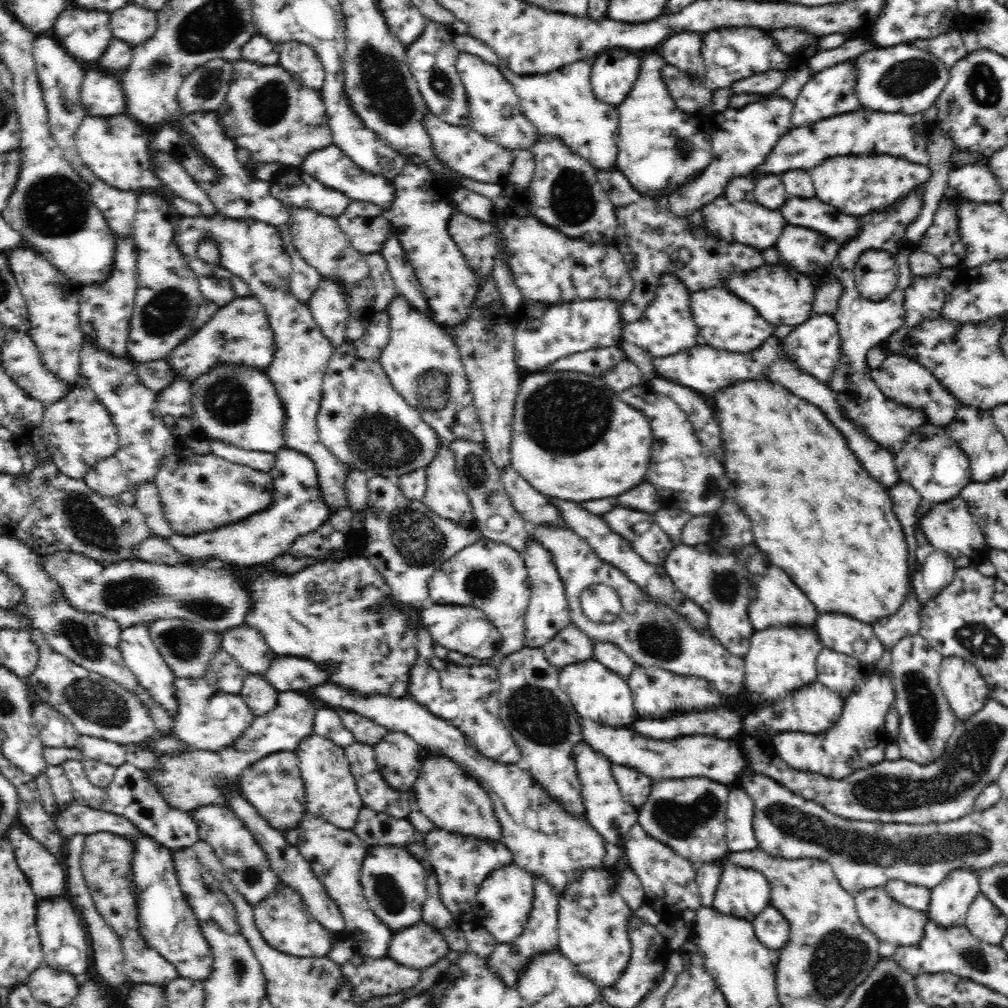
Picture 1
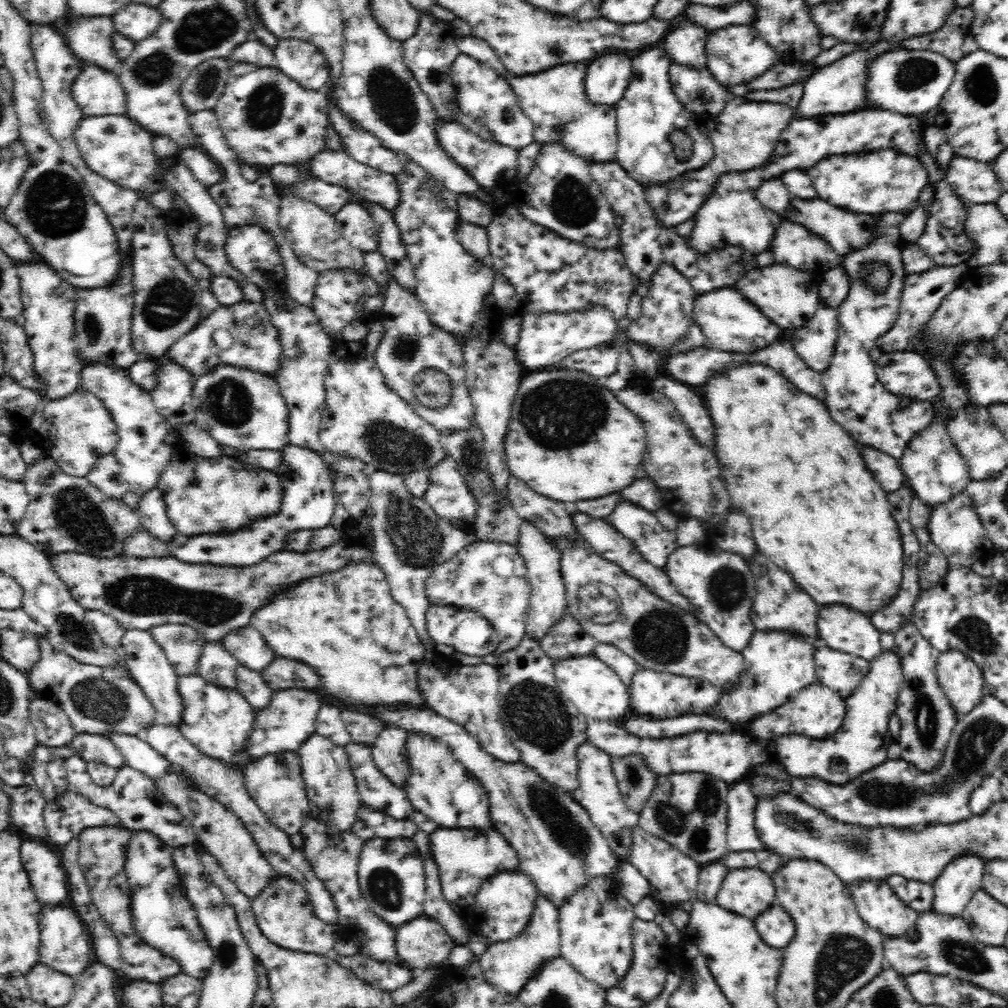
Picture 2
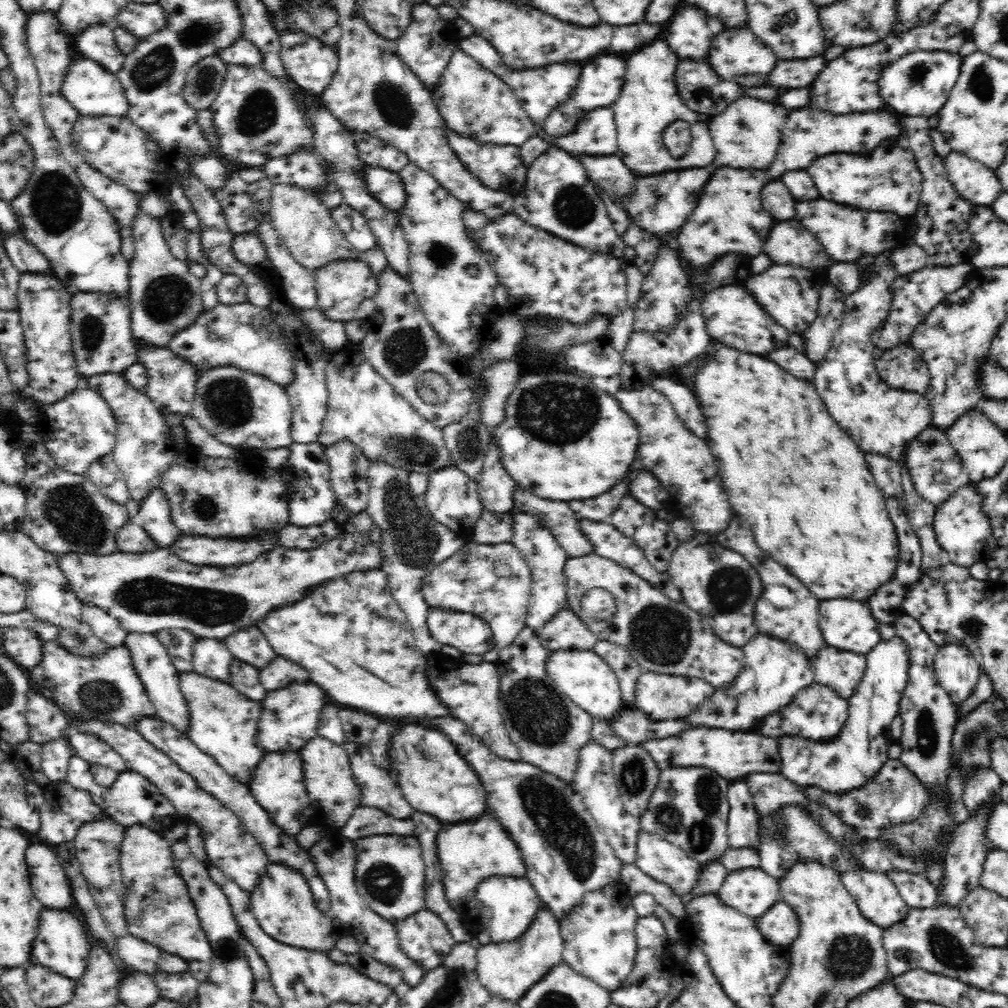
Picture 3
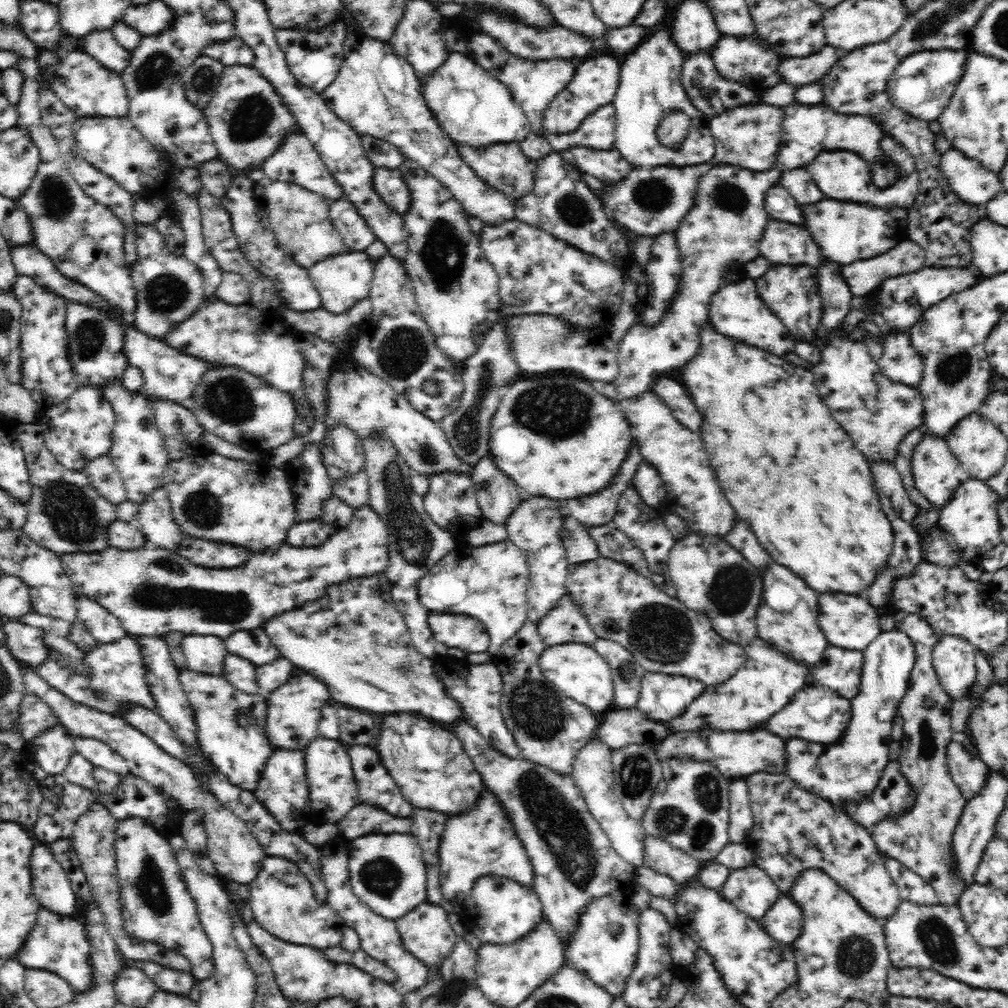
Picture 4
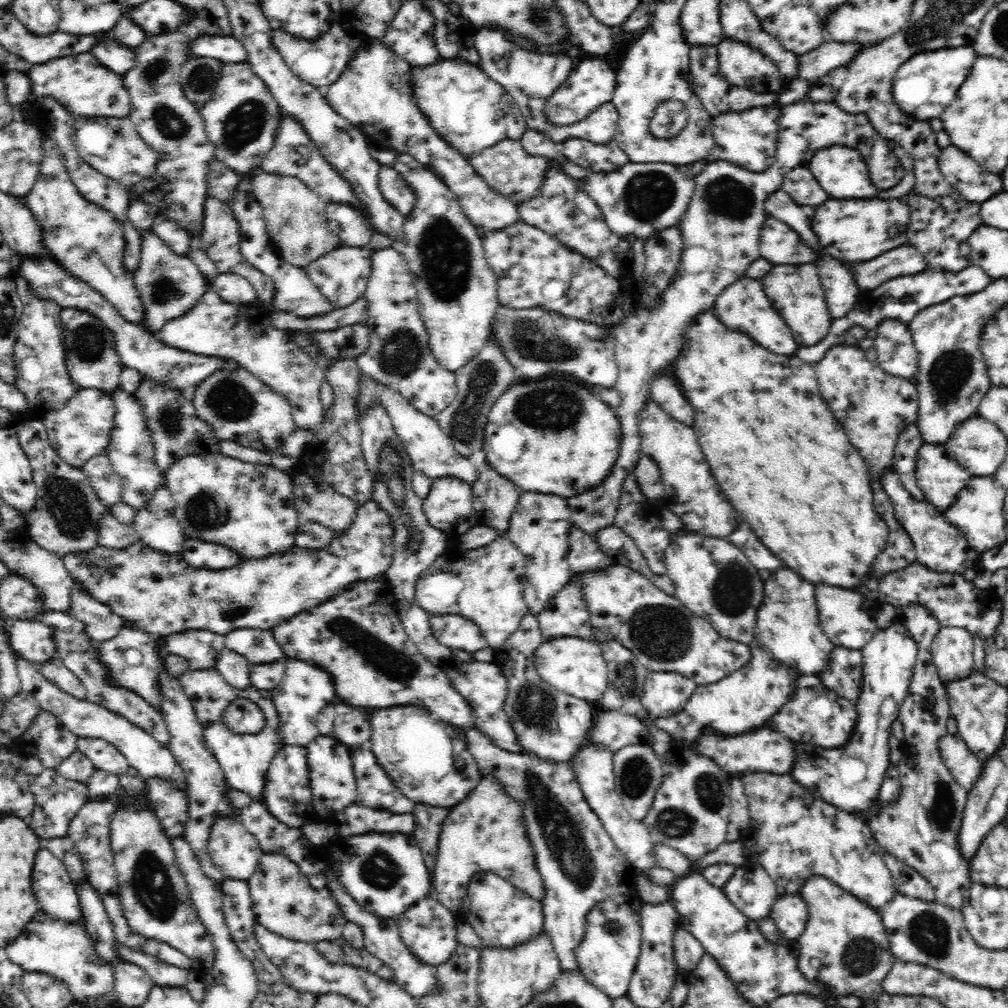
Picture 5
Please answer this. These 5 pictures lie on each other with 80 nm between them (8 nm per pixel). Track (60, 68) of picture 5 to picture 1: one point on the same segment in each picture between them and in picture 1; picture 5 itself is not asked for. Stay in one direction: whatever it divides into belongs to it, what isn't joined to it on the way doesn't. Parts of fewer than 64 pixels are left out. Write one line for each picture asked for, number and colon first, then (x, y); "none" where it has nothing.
1: (102, 95)
2: (96, 92)
3: (92, 91)
4: (85, 87)

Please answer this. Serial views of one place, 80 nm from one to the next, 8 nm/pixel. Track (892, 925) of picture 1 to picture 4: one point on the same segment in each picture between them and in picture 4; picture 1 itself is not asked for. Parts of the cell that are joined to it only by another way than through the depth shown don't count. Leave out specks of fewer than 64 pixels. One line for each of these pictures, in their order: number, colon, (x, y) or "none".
2: (878, 906)
3: (876, 896)
4: (794, 829)

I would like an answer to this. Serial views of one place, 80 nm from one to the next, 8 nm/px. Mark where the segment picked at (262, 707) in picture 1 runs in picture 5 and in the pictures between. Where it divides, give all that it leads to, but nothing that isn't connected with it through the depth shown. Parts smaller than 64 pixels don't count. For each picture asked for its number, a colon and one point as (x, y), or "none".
2: (251, 685)
3: (245, 678)
4: (240, 673)
5: (235, 669)

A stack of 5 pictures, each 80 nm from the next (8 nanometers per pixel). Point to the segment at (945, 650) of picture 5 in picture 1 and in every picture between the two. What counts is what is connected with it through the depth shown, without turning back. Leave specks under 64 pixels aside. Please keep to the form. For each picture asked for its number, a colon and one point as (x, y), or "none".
1: (965, 689)
2: (960, 677)
3: (957, 671)
4: (953, 657)

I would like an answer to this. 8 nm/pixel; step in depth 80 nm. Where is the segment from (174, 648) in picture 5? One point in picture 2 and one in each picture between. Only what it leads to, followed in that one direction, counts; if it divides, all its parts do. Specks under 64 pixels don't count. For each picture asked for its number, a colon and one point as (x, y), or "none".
2: (216, 664)
3: (211, 657)
4: (204, 653)

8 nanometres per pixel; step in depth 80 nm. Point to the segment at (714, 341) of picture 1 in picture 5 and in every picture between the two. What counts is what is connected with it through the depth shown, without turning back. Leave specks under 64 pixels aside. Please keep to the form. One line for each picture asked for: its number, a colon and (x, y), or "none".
2: (731, 323)
3: (733, 317)
4: (736, 311)
5: (744, 307)

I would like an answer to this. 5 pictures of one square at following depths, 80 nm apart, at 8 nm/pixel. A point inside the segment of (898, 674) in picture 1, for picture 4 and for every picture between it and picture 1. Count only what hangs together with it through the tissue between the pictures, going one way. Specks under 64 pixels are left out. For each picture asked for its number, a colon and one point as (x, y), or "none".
2: (927, 718)
3: (928, 714)
4: (921, 839)

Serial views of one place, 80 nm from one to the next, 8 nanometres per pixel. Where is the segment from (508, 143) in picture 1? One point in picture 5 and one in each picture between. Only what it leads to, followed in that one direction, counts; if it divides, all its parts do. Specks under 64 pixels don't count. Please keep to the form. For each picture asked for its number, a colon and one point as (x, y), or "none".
2: (487, 106)
3: (472, 101)
4: (475, 109)
5: (469, 110)

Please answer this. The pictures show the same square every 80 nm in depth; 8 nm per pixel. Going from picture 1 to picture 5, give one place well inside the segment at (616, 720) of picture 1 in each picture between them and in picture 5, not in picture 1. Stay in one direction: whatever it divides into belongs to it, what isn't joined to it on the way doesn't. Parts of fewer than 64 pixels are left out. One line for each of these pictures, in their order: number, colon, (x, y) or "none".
2: (598, 693)
3: (583, 677)
4: (576, 670)
5: (575, 666)

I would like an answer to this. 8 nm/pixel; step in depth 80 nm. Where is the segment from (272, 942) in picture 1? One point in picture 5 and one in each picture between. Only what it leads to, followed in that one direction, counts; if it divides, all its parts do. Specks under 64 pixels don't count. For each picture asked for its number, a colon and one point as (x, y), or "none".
2: (282, 910)
3: (283, 905)
4: (282, 900)
5: (283, 900)

